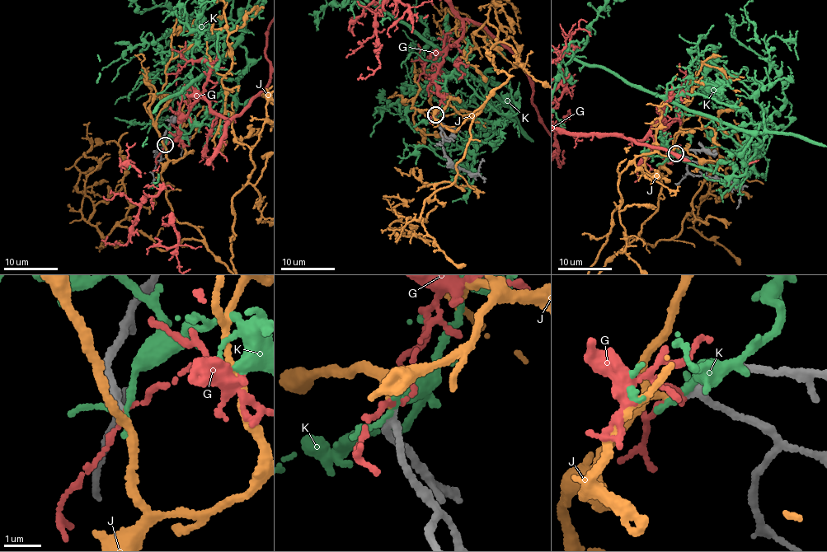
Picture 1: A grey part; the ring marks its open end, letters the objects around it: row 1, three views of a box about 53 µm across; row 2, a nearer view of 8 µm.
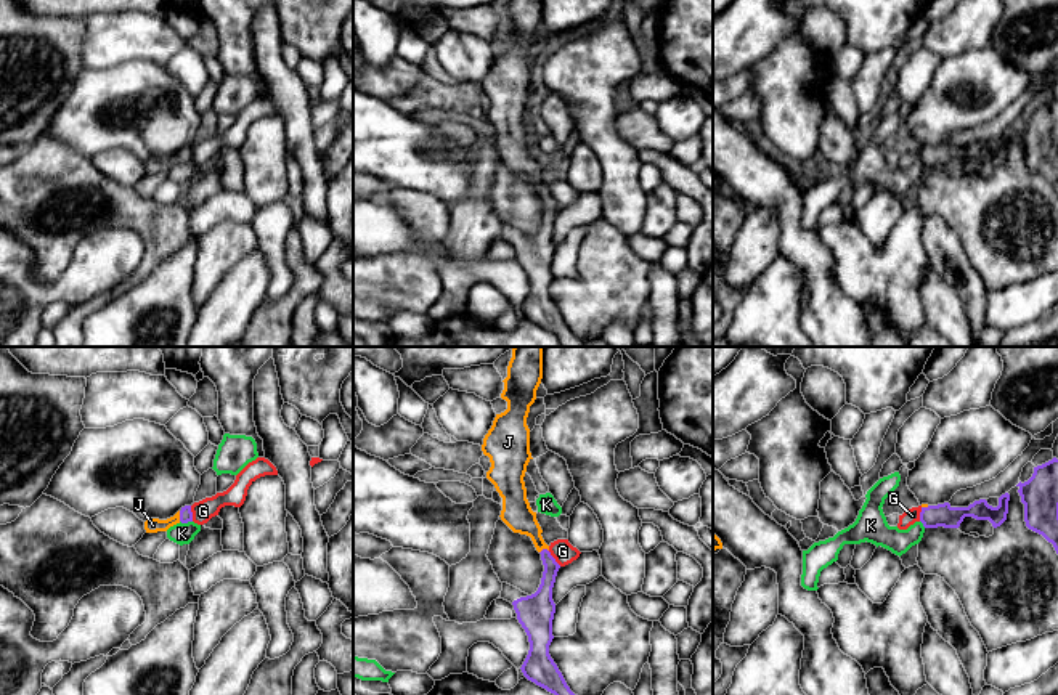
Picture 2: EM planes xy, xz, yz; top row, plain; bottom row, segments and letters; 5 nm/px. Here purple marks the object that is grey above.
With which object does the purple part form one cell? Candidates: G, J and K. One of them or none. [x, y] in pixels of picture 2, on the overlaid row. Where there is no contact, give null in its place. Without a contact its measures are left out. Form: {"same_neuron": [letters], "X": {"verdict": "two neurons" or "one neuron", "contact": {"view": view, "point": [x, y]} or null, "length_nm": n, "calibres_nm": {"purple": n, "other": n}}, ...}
{"same_neuron": ["J"], "G": {"verdict": "two neurons", "contact": {"view": "xy", "point": [191, 514]}, "length_nm": 80, "calibres_nm": {"purple": 60, "other": 110}}, "J": {"verdict": "one neuron", "contact": {"view": "xy", "point": [180, 516]}, "length_nm": 60, "calibres_nm": {"purple": 60, "other": 80}}, "K": {"verdict": "two neurons", "contact": {"view": "xy", "point": [187, 522]}, "length_nm": 60, "calibres_nm": {"purple": 60, "other": 110}}}

